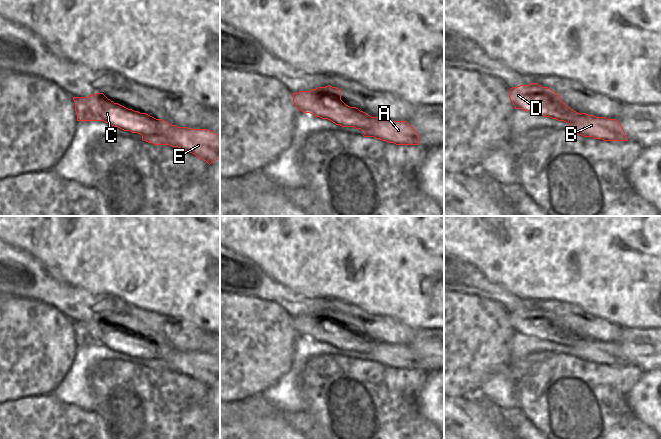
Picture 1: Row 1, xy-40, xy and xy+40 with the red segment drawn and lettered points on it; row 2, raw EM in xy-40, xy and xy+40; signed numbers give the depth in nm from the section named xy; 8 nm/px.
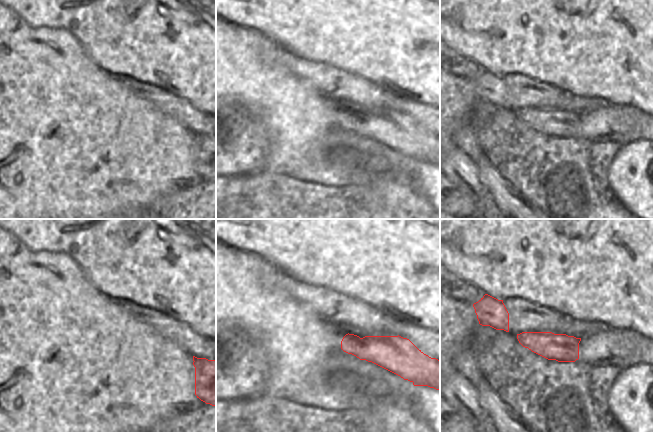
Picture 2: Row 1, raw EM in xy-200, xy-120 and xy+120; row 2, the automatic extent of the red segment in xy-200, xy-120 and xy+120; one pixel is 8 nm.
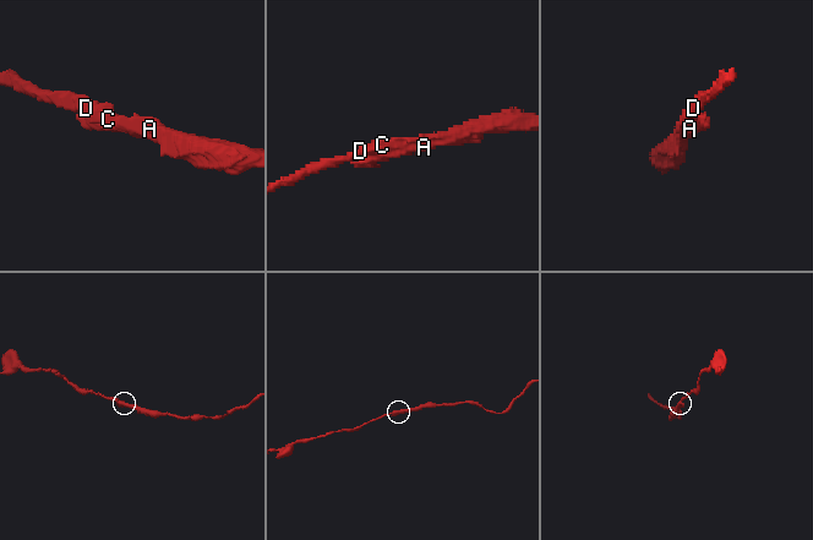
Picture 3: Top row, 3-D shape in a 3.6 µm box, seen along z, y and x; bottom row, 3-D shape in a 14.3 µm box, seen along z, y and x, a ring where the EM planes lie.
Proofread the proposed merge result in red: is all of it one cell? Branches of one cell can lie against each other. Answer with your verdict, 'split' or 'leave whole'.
leave whole

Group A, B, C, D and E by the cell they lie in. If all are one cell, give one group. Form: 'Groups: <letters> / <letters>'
Groups: A B C D E.

